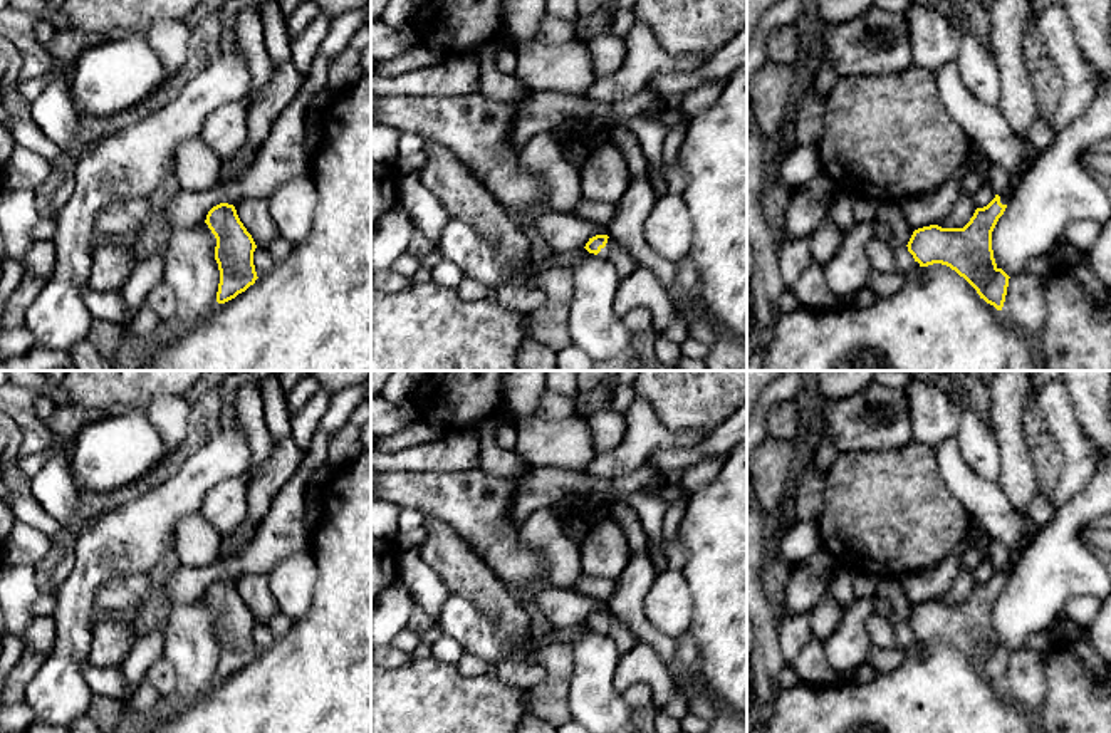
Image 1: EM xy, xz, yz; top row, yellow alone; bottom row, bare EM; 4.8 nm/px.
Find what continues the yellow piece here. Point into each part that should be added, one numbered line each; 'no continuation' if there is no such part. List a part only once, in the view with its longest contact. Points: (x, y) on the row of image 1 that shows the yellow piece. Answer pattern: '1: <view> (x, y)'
1: xz (625, 265)

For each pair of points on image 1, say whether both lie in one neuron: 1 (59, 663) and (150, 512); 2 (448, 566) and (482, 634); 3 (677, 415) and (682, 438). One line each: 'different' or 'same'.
1: same
2: different
3: different

